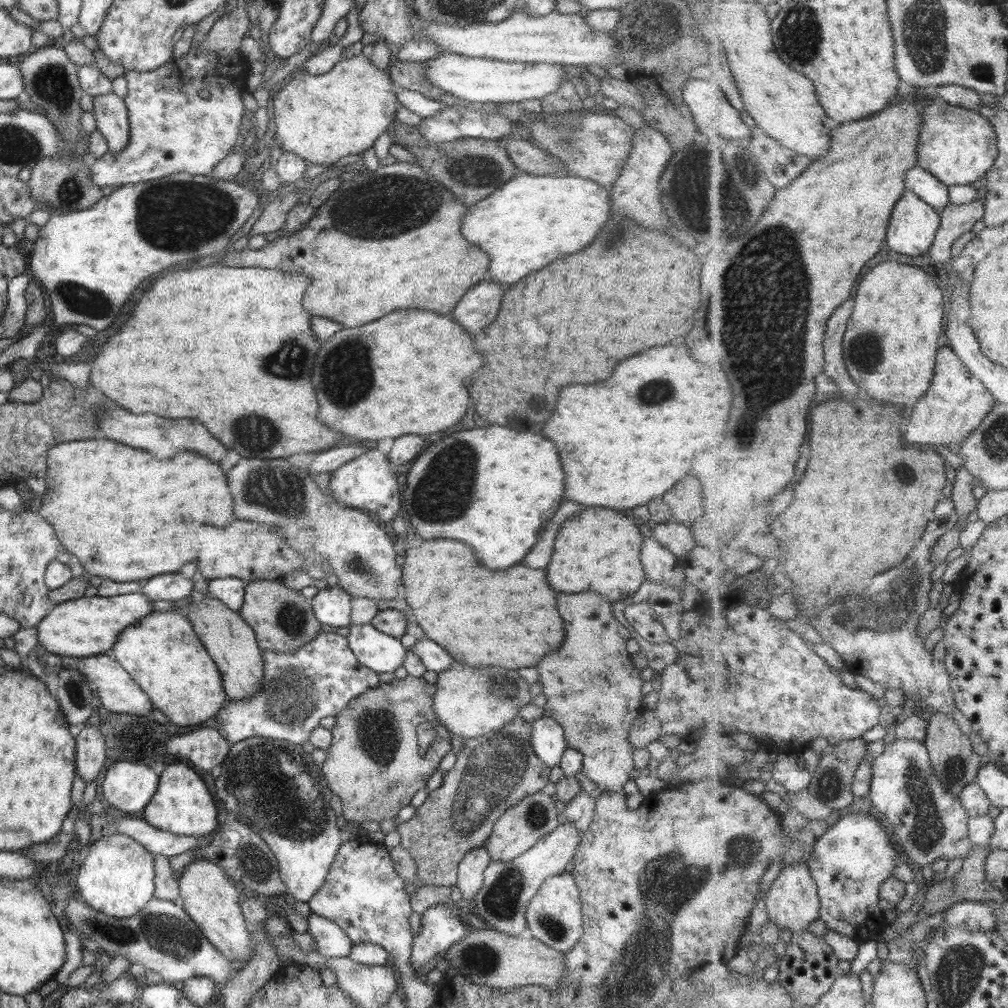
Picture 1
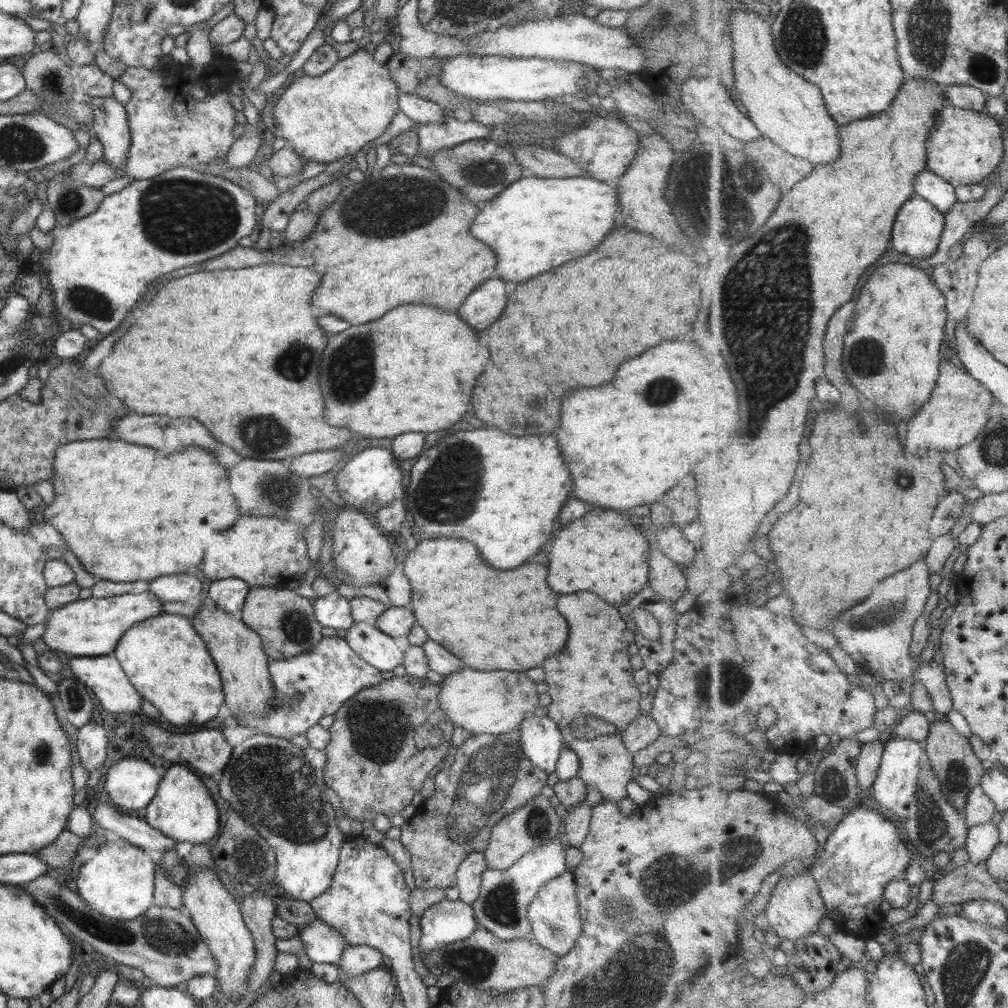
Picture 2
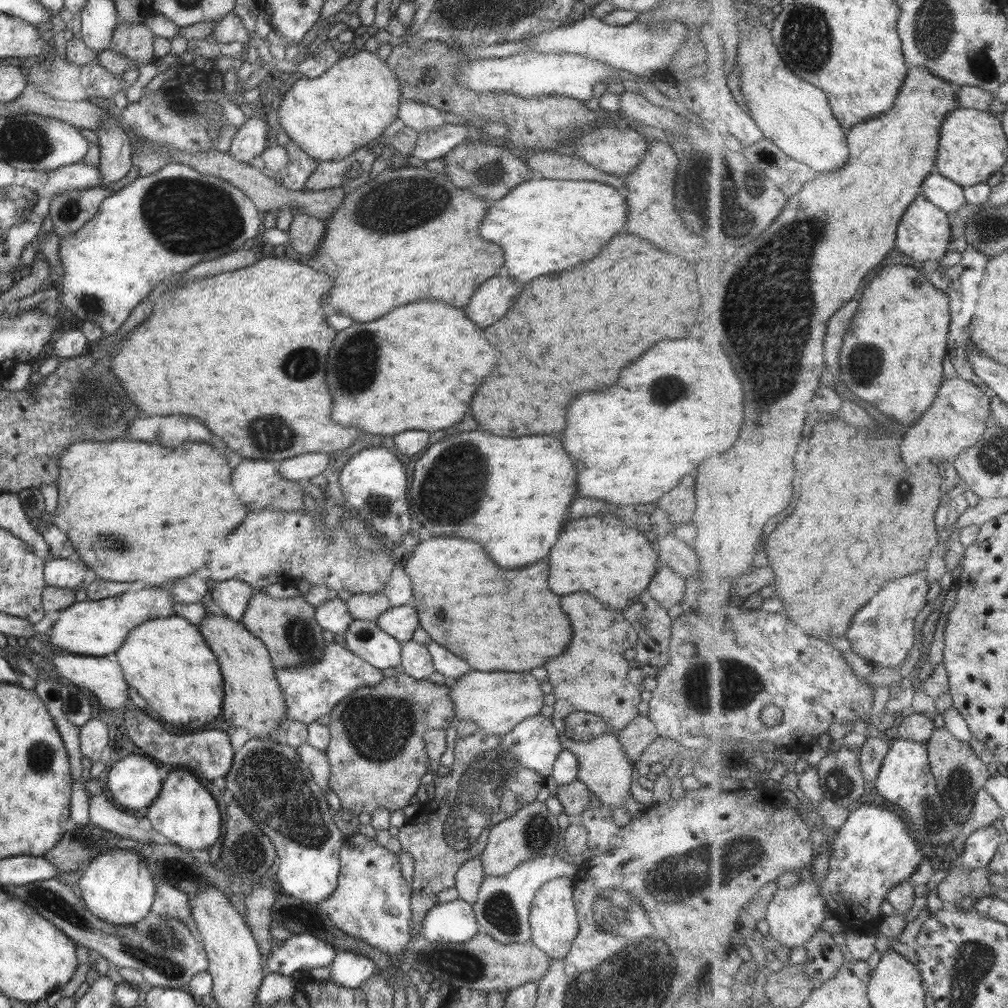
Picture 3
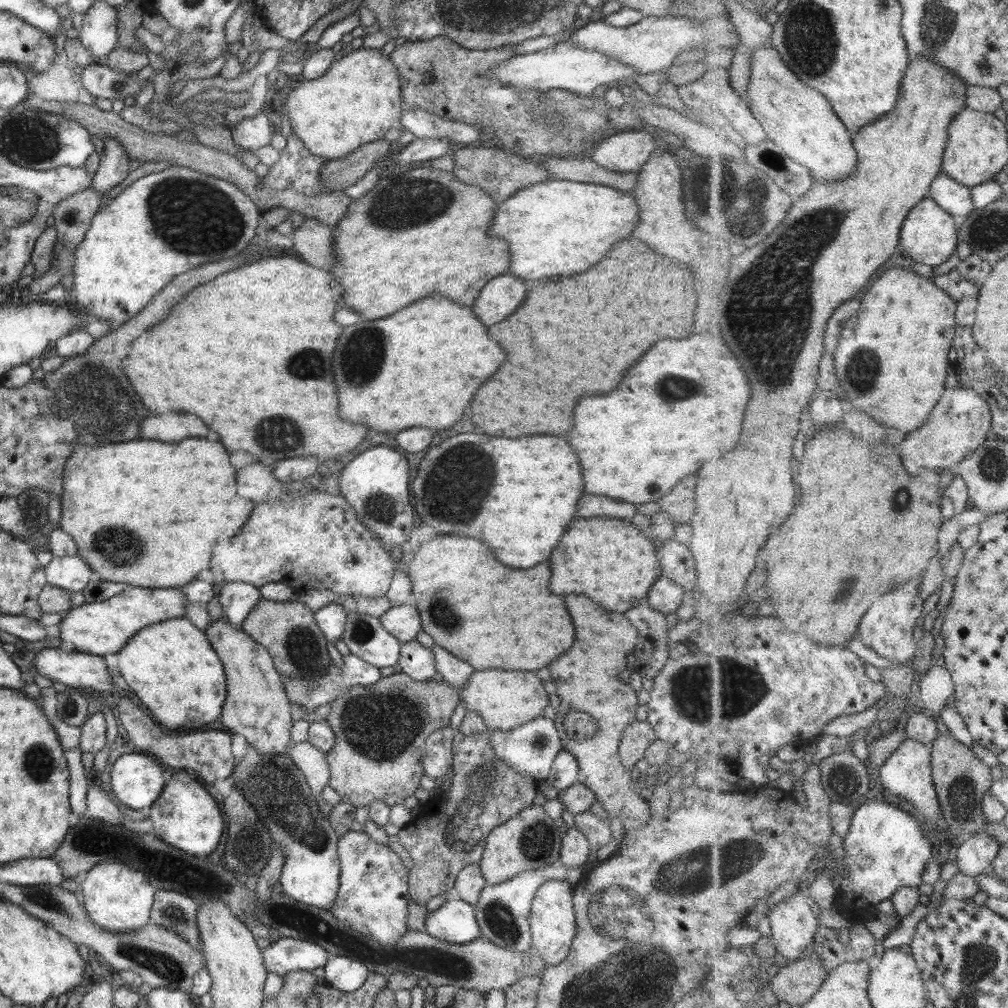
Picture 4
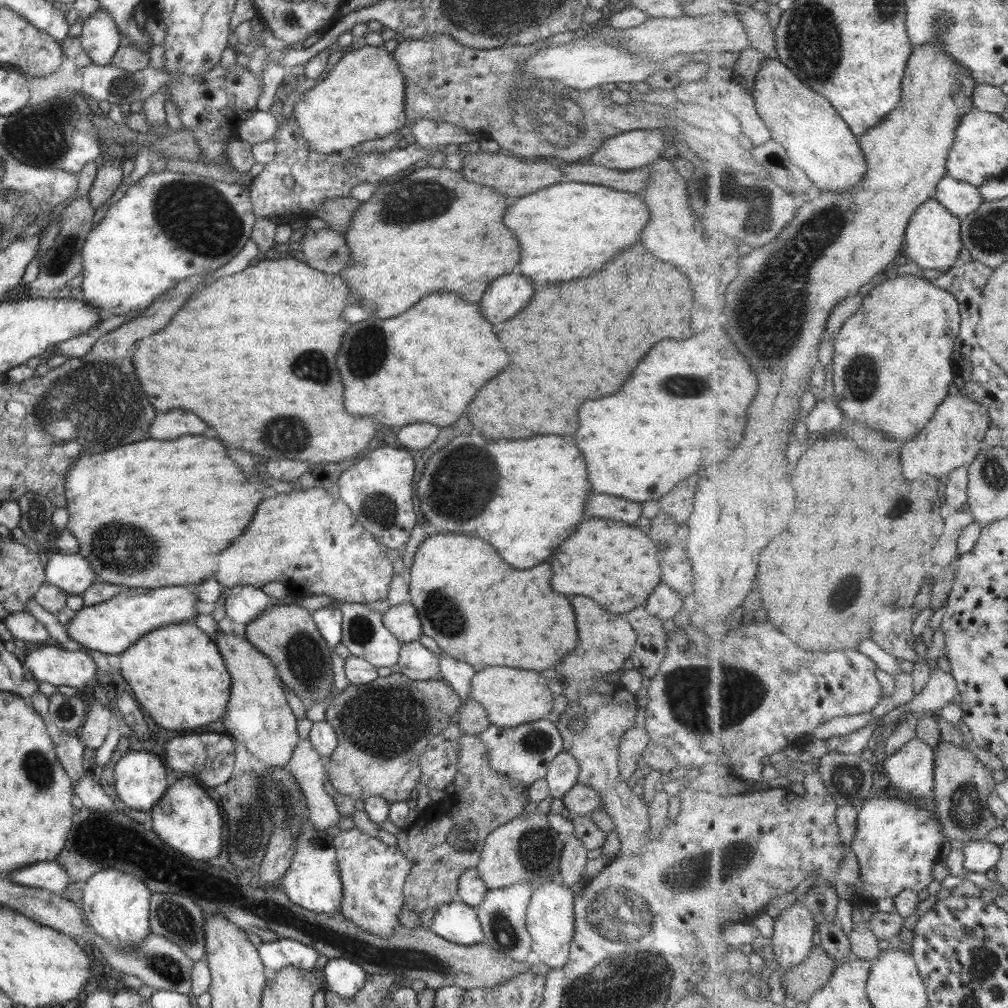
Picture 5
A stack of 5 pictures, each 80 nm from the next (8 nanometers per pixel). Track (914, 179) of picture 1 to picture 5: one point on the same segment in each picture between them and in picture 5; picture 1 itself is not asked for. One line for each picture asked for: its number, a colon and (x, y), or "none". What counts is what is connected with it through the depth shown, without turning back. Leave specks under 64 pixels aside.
2: (937, 190)
3: (948, 195)
4: (956, 198)
5: (961, 198)

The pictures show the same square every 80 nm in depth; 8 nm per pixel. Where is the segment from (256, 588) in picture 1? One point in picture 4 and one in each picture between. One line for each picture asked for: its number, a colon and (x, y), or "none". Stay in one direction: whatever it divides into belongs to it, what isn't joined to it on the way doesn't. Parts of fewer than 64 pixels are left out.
2: (284, 621)
3: (286, 626)
4: (287, 630)

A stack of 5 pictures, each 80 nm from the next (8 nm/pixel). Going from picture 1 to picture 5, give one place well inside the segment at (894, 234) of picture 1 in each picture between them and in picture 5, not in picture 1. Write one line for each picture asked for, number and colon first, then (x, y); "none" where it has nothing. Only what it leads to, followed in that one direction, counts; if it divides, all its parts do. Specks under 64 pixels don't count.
2: (919, 227)
3: (925, 234)
4: (929, 236)
5: (934, 240)

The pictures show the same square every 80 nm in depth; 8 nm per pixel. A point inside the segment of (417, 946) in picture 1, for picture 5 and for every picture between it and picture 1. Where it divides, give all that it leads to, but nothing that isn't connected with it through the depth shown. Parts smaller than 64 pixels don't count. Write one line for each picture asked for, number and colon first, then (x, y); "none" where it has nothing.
2: (446, 922)
3: (447, 922)
4: (453, 922)
5: (455, 922)

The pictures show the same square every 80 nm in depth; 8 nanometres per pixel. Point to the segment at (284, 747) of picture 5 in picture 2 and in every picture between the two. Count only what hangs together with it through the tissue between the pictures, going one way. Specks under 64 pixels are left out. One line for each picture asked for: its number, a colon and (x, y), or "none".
2: (236, 650)
3: (253, 701)
4: (256, 707)

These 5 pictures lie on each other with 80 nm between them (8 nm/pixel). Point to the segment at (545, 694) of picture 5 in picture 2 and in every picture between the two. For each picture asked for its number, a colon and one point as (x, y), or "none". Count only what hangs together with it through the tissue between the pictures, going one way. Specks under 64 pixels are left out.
2: (482, 703)
3: (496, 702)
4: (504, 700)

